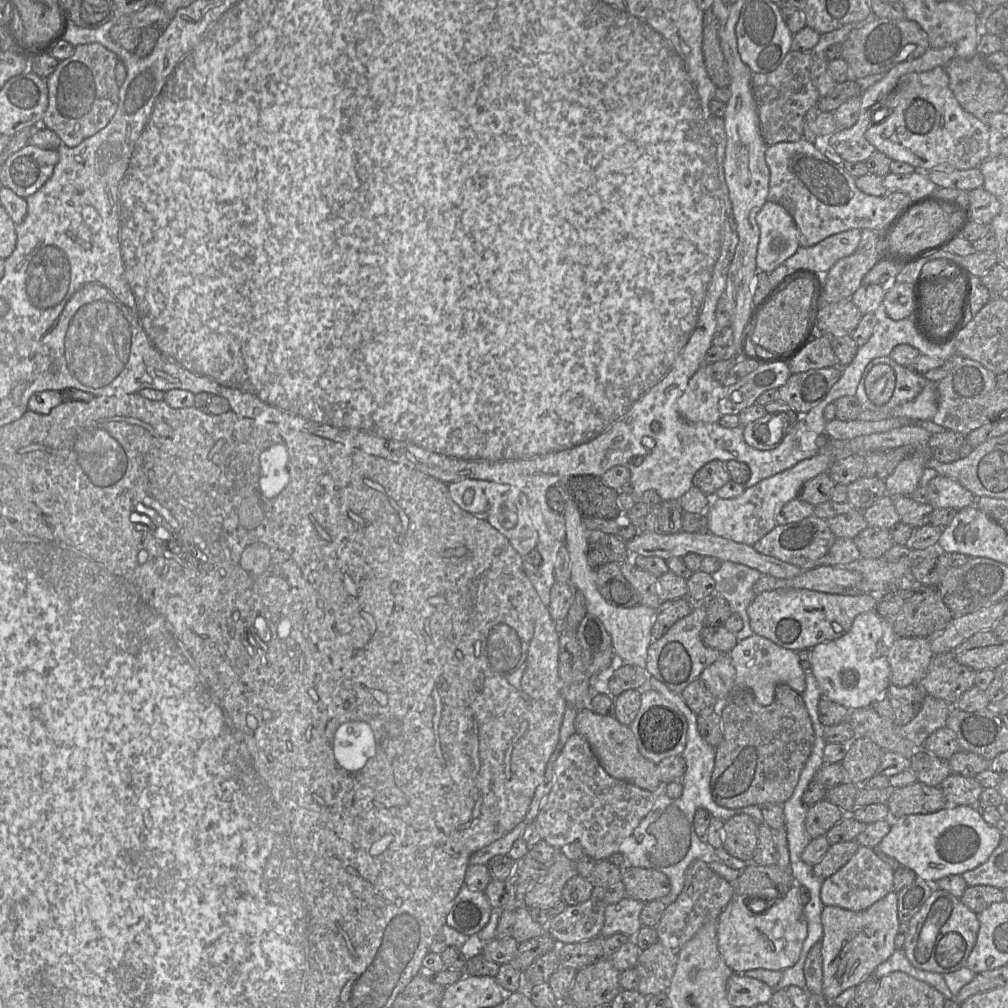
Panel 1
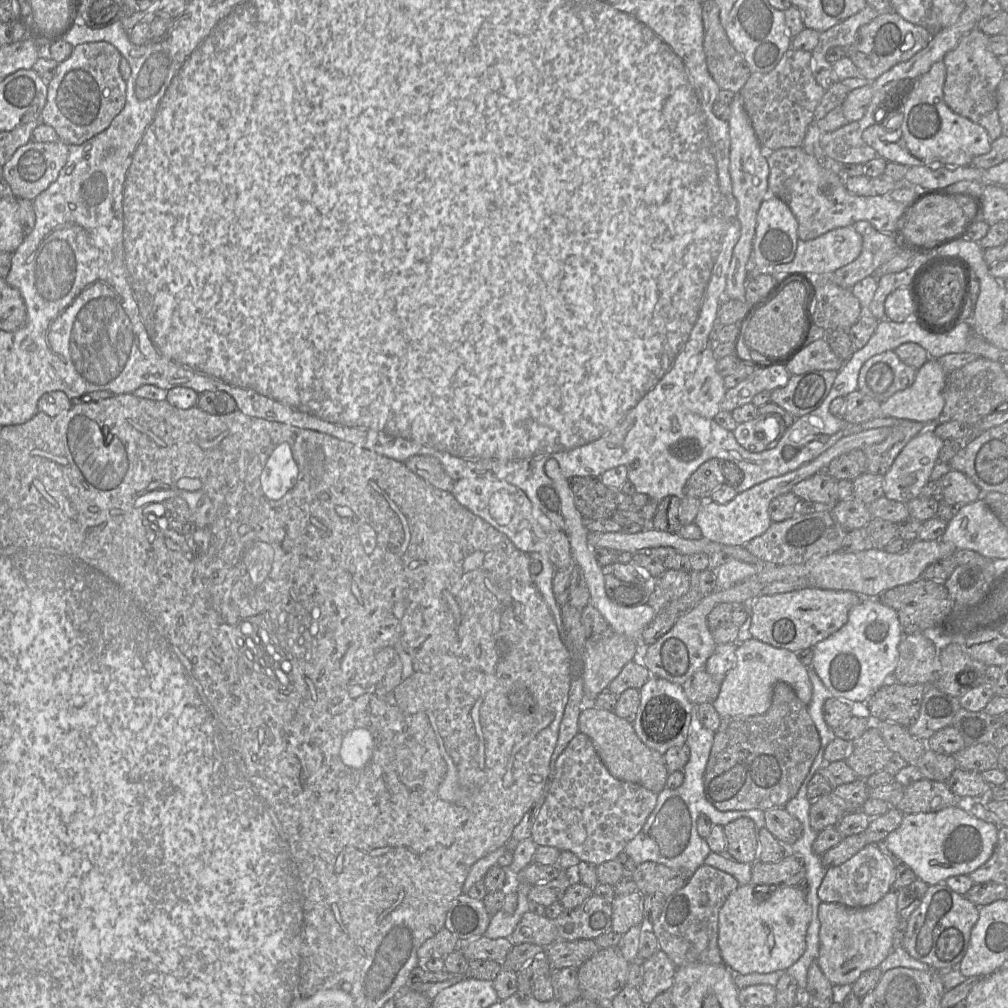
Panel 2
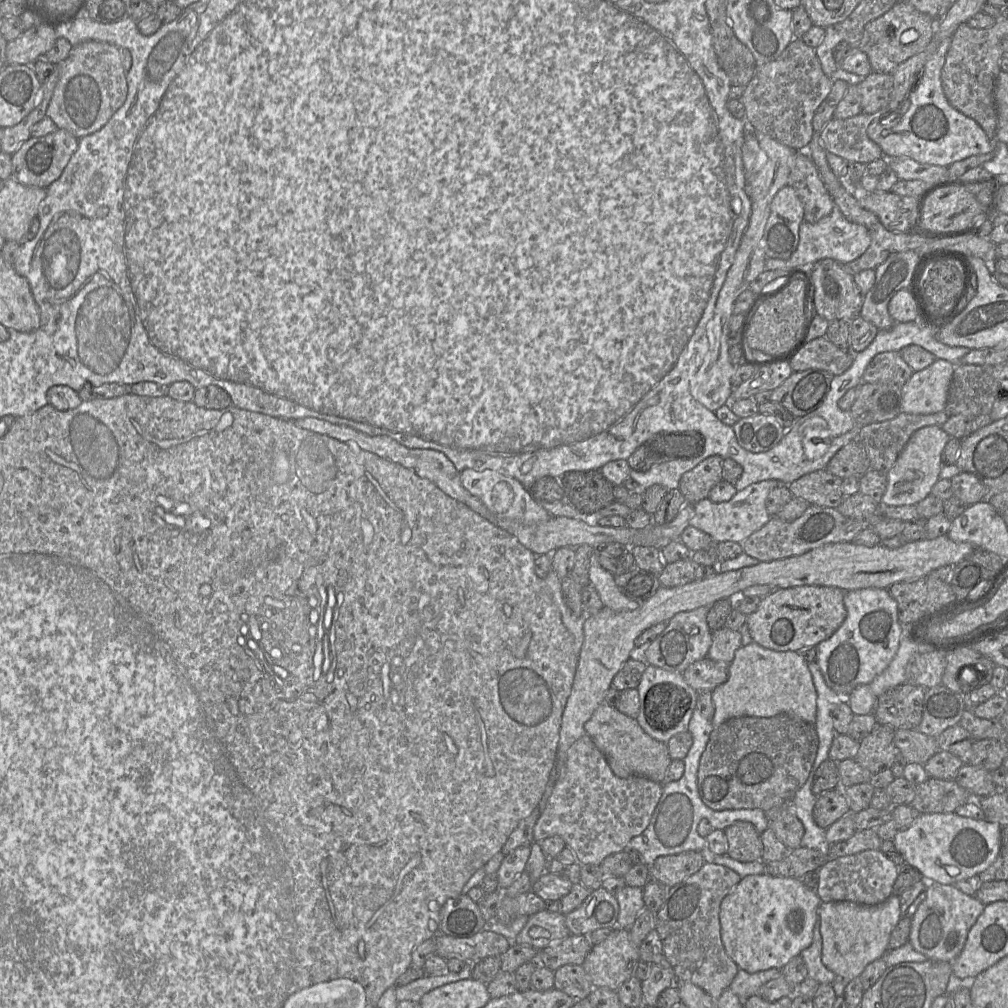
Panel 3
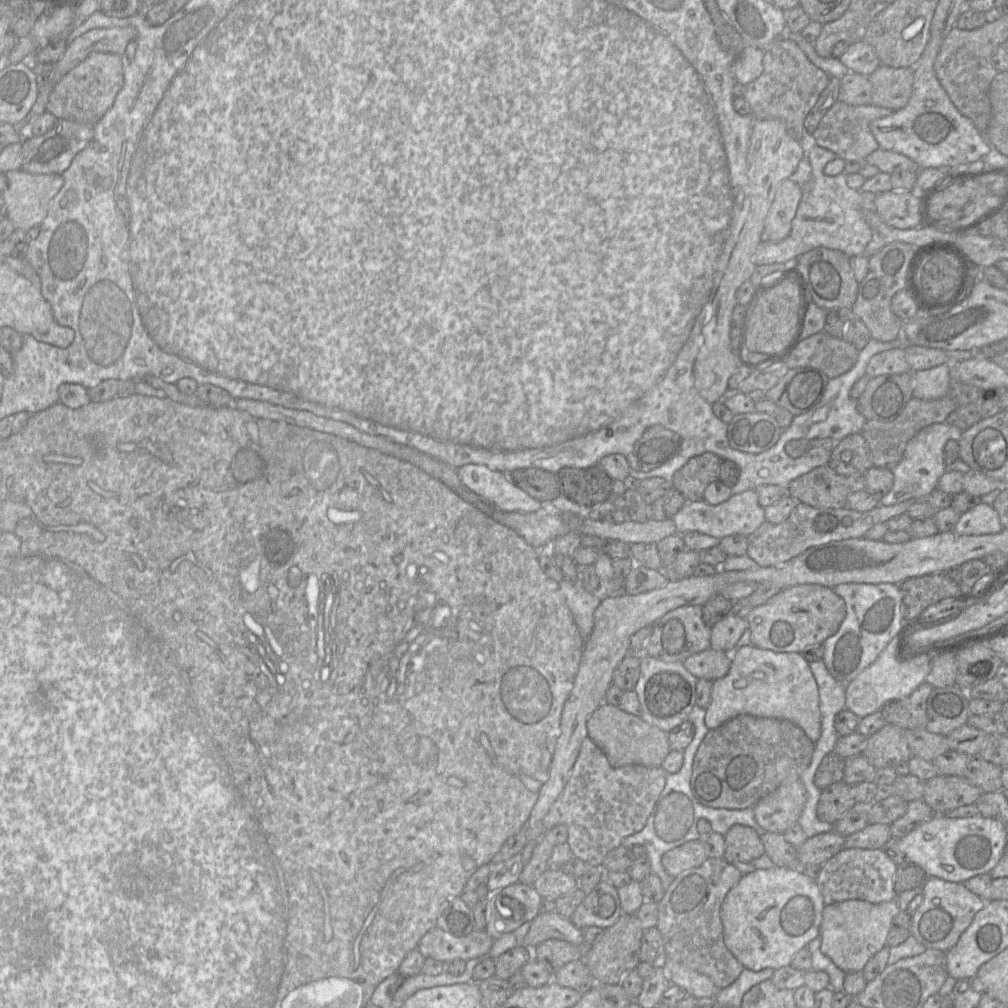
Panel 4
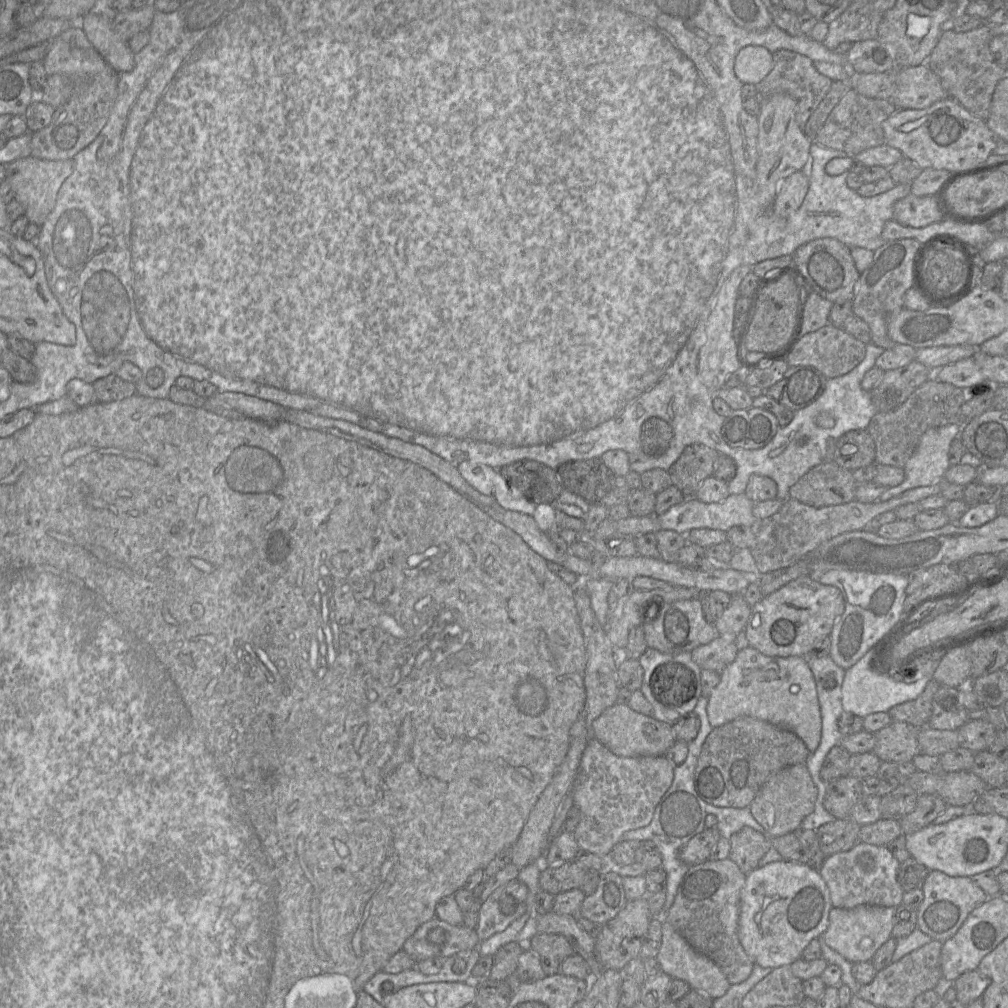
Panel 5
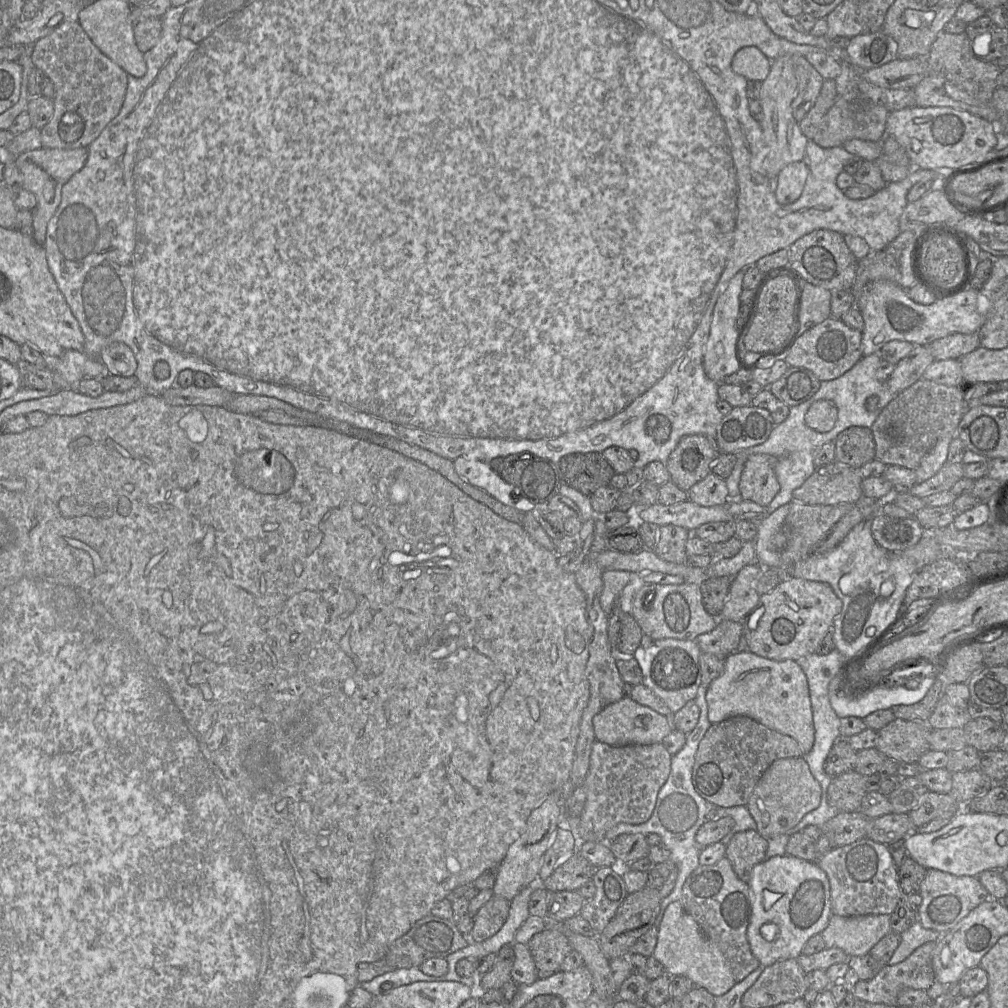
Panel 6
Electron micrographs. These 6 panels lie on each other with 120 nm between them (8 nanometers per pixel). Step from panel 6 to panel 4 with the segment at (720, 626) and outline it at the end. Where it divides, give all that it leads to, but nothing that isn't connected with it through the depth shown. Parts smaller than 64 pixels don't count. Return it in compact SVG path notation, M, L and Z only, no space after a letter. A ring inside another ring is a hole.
M708 648L684 660L683 665L697 679L714 681L729 672L731 653Z

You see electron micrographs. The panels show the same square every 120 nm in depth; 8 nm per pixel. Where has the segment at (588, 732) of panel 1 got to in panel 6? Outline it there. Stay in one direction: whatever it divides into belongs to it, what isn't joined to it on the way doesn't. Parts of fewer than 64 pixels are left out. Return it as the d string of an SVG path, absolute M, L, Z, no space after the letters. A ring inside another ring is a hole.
M624 696L617 702L604 707L593 717L592 723L595 739L611 746L650 745L654 743L662 743L662 740L674 729L671 723L671 717L666 717L648 706L637 703L630 696Z

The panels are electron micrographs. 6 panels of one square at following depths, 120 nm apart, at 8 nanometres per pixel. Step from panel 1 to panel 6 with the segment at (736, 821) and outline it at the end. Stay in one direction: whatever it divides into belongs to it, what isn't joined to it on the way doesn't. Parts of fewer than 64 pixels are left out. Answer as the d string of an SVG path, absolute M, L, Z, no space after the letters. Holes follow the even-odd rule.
M757 830L737 832L726 846L725 856L740 880L749 883L753 868L766 859L768 840Z

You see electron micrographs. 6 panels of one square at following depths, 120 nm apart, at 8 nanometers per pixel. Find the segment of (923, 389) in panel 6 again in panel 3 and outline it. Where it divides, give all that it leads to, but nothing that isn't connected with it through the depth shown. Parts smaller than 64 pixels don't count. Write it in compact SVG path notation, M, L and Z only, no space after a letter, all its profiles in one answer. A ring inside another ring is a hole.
M945 411L932 414L902 412L893 419L863 426L858 440L867 452L870 469L887 473L914 432L926 426L942 427L948 418Z

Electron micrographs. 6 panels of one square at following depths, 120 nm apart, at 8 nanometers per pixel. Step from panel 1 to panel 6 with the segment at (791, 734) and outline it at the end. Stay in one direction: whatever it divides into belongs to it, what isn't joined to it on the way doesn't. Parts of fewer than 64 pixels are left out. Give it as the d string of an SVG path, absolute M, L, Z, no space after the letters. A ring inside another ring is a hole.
M734 716L712 724L695 755L692 781L697 793L723 808L746 806L758 781L776 760L804 757L796 740L747 717Z

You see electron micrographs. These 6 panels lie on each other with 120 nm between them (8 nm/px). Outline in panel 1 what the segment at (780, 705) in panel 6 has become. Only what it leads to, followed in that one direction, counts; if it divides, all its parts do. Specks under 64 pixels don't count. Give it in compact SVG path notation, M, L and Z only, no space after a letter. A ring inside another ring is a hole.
M753 634L738 641L728 656L735 668L735 689L750 690L762 706L773 702L775 688L779 684L786 684L800 694L806 688L805 671L799 664L797 652L778 646L764 637Z

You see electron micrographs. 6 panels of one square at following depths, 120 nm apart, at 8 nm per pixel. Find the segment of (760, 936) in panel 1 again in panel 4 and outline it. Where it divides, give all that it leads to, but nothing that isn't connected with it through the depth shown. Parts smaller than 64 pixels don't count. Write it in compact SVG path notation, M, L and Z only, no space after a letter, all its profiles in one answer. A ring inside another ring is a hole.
M773 866L745 874L721 906L725 945L753 971L790 966L796 953L819 935L825 906L816 881L801 872Z

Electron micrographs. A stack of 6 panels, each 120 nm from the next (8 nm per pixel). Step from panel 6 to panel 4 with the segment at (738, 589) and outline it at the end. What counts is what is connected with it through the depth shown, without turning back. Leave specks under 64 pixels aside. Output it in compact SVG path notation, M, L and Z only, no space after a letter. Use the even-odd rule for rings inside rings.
M730 613L710 628L710 648L732 653L746 629L747 618L740 618Z

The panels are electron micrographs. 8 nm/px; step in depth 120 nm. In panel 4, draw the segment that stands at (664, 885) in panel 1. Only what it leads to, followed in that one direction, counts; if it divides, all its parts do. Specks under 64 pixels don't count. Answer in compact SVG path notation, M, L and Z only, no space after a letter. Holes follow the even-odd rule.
M700 838L666 852L662 865L670 876L676 877L686 870L699 867L708 858L706 839Z

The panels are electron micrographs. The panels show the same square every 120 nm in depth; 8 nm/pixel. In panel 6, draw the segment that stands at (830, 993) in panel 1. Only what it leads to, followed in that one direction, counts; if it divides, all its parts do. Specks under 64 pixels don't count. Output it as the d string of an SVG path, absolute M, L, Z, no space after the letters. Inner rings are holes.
M831 915L821 935L826 948L840 948L849 957L868 954L890 929L890 915Z

